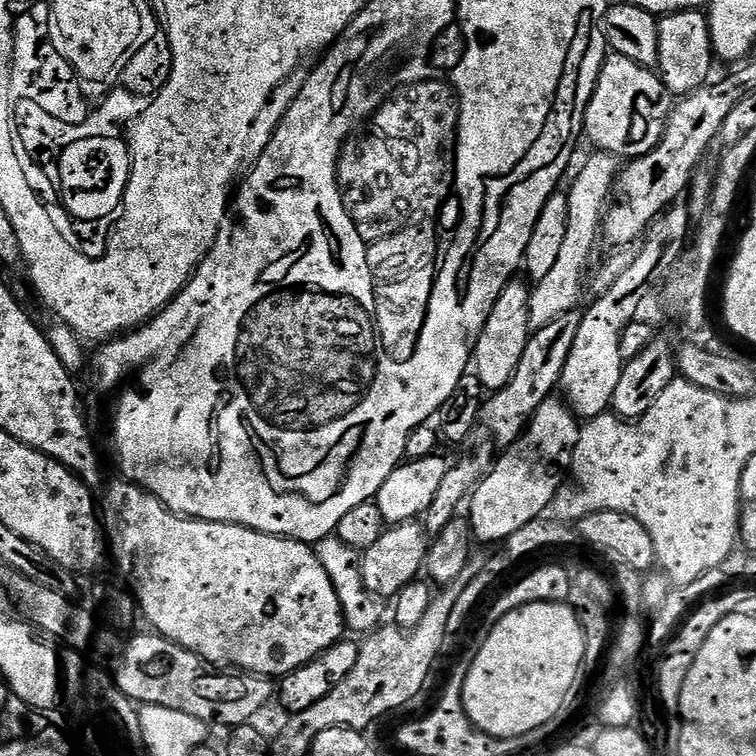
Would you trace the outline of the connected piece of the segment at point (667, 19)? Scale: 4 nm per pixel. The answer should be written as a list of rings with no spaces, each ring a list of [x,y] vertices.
[[[700,10],[670,12],[659,17],[658,26],[658,75],[664,80],[671,95],[676,98],[689,96],[713,79],[712,31],[708,17]]]

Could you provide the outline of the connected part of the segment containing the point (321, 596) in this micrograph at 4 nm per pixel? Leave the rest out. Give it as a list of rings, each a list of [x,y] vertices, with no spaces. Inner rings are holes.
[[[131,482],[112,484],[104,492],[104,497],[98,500],[98,515],[102,521],[106,543],[110,549],[111,559],[116,559],[120,572],[128,576],[131,591],[136,597],[139,611],[153,624],[159,635],[180,644],[186,650],[197,652],[204,660],[217,666],[240,668],[243,672],[253,672],[269,678],[283,678],[294,670],[306,666],[318,654],[328,648],[333,648],[338,641],[345,639],[346,625],[343,608],[339,604],[338,594],[335,593],[334,582],[317,558],[315,551],[309,545],[301,544],[299,540],[287,540],[285,536],[271,536],[265,532],[255,532],[252,528],[243,528],[237,524],[219,524],[209,520],[192,520],[189,516],[179,516],[170,511],[157,496],[152,496],[145,488],[139,488]]]

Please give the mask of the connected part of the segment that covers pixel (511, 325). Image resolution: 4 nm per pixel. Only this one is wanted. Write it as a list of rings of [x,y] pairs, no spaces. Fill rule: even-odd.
[[[509,280],[502,294],[498,294],[498,302],[494,302],[494,310],[490,310],[490,318],[486,318],[486,326],[474,342],[474,374],[489,393],[497,392],[508,385],[510,378],[514,378],[518,370],[522,350],[526,350],[526,342],[530,335],[528,303],[532,294],[529,285],[521,280]]]

